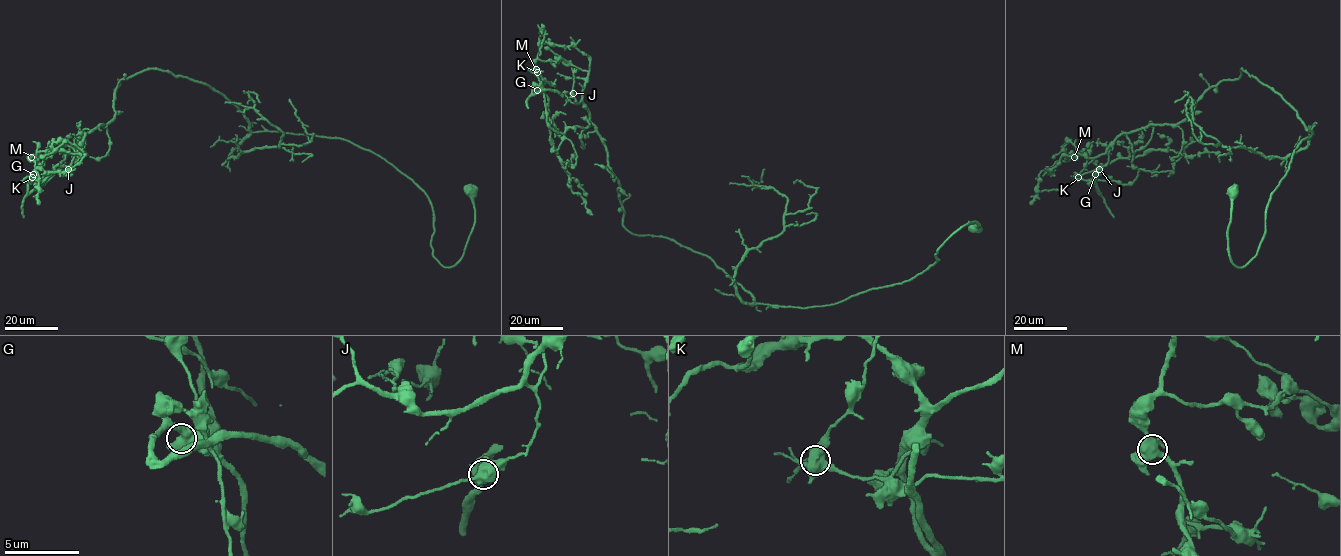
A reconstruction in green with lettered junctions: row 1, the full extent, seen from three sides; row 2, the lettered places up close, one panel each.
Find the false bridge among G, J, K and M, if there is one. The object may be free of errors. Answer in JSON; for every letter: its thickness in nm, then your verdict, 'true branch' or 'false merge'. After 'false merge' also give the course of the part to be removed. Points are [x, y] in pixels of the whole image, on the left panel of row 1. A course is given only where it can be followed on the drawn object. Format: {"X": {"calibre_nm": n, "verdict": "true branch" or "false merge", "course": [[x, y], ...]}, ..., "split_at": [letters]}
{"G": {"calibre_nm": 550, "verdict": "true branch"}, "J": {"calibre_nm": 600, "verdict": "true branch"}, "K": {"calibre_nm": 700, "verdict": "false merge", "course": [[32, 177], [44, 157], [44, 151], [38, 151], [40, 167], [50, 149], [64, 155], [80, 151], [88, 155]]}, "M": {"calibre_nm": 480, "verdict": "true branch"}, "split_at": ["K"]}

